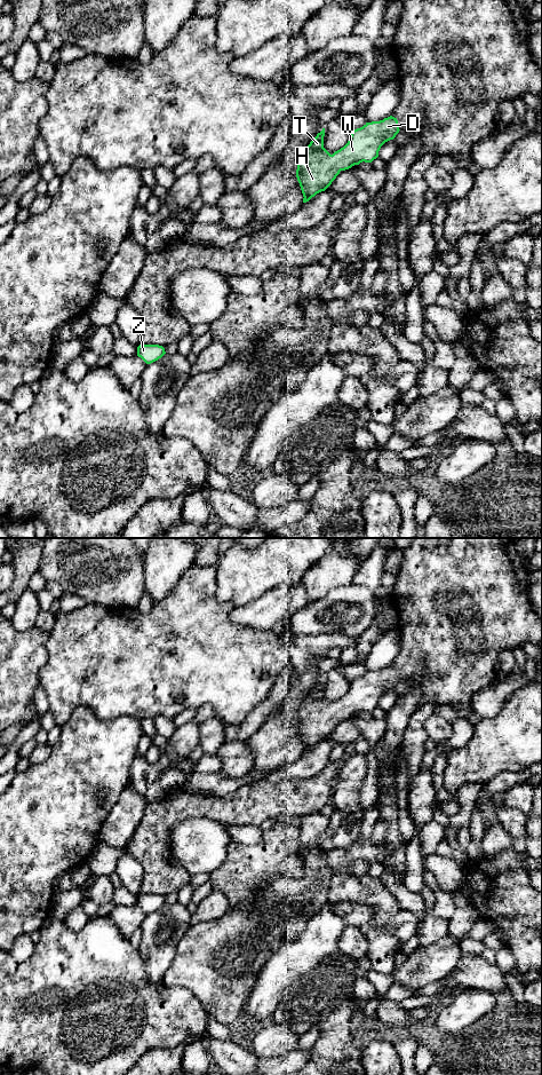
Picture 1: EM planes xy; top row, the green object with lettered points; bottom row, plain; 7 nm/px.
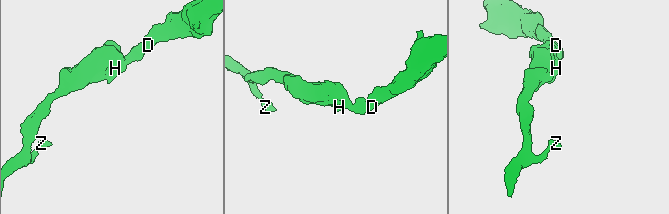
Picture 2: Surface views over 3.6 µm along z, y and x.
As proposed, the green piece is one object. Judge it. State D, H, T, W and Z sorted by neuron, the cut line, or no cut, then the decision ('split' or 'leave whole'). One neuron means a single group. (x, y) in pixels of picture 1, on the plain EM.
D H T W Z; no cut; leave whole

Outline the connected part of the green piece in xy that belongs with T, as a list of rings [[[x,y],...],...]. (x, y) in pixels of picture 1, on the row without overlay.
[[[392,665],[380,671],[366,672],[351,681],[343,697],[330,704],[324,697],[322,678],[297,710],[296,727],[304,746],[303,752],[325,741],[341,720],[376,709],[381,696],[393,689],[399,680],[398,670]]]

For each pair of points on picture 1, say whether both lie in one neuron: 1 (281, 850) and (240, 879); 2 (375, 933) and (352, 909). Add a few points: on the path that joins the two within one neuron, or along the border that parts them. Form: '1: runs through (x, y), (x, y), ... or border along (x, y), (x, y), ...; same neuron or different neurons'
1: runs through (271, 858), (250, 869); same neuron
2: border along (351, 902), (367, 903), (374, 910), (372, 921); different neurons

